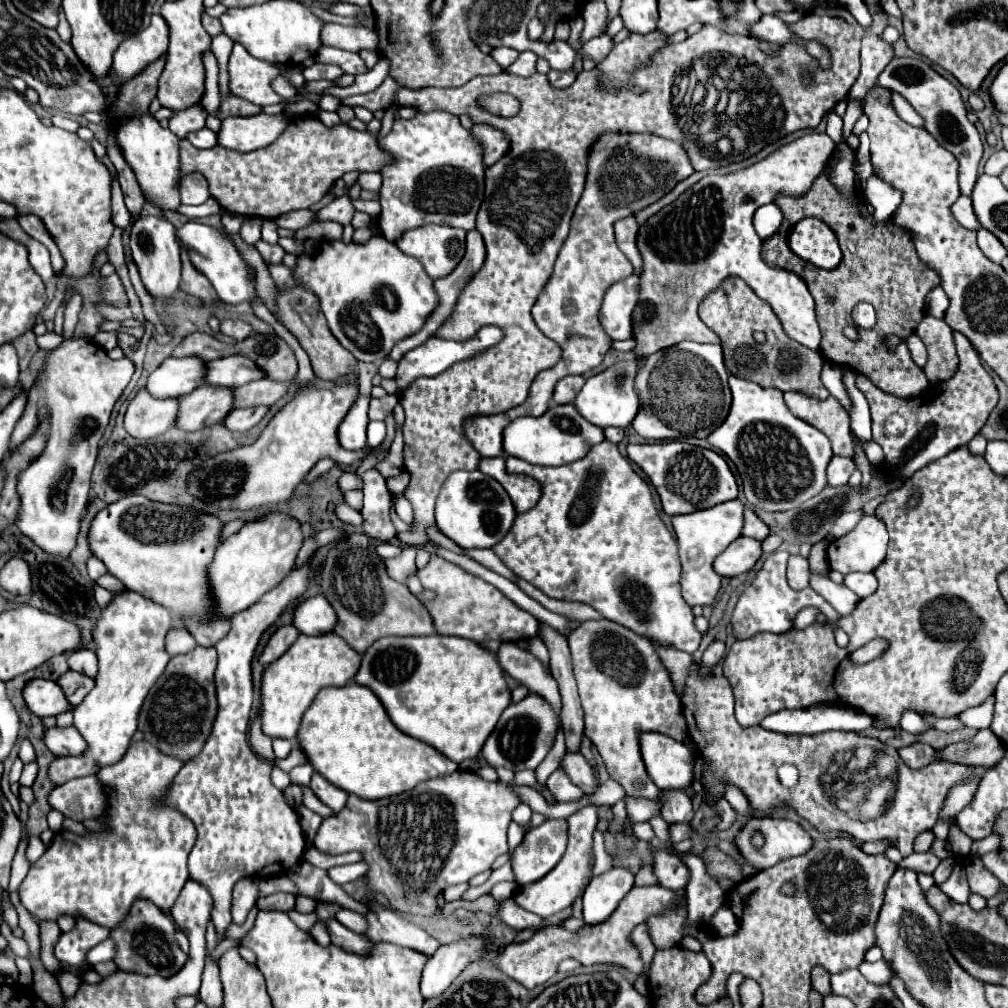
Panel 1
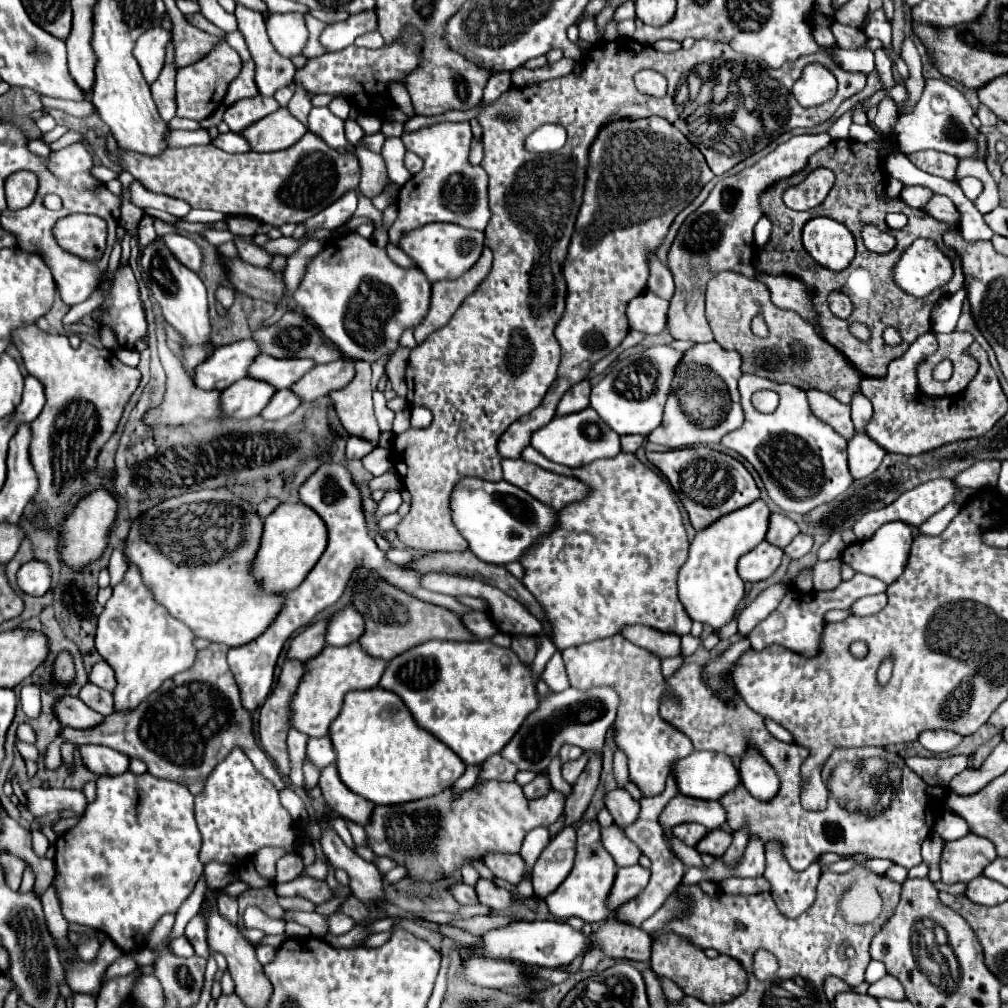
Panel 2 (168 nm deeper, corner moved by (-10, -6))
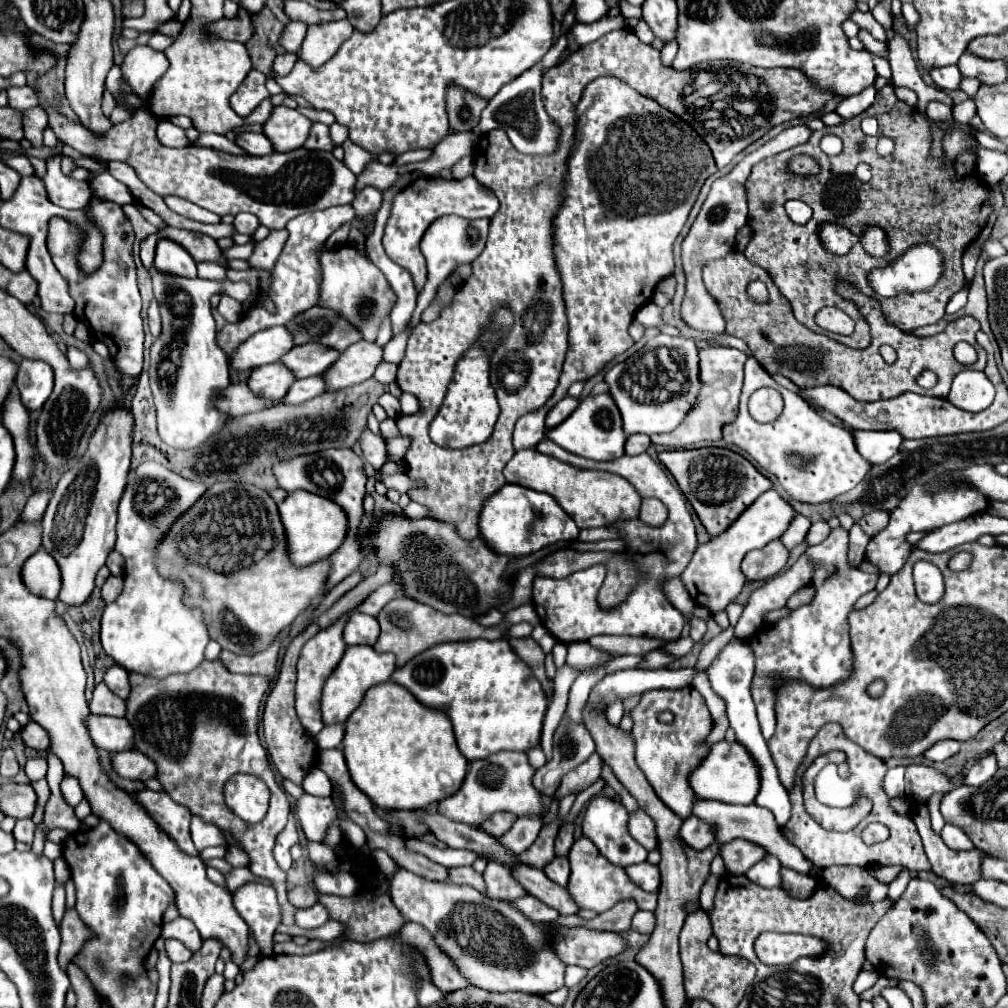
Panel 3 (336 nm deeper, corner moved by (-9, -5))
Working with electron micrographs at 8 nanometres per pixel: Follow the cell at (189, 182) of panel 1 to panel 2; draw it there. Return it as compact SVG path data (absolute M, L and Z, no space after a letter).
M192 210L190 216L185 216L183 219L186 222L222 222L226 220L226 216L212 210Z

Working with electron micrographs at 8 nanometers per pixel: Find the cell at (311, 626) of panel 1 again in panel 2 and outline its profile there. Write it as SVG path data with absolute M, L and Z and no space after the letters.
M354 608L338 610L328 624L326 642L330 646L346 646L360 640L364 632L364 618Z

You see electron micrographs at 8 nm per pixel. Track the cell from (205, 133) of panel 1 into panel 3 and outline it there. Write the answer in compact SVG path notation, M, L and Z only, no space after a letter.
M239 133L235 139L235 145L239 145L249 155L269 155L273 153L273 147L269 139L263 133Z

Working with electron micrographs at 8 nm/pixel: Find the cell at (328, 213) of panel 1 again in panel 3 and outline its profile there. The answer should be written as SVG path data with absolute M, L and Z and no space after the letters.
M249 242L245 245L233 245L229 249L223 250L223 256L227 259L244 259L247 260L254 248L254 242Z

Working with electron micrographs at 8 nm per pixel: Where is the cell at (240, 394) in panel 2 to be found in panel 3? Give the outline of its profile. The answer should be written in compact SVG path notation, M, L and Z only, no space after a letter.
M269 363L265 367L255 369L249 375L247 385L255 395L261 395L263 399L277 403L285 397L285 393L289 391L293 381L295 381L295 377L293 377L293 373L289 373L289 369L285 365Z

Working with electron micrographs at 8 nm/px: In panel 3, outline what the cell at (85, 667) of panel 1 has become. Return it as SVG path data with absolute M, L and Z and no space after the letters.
M113 665L105 671L103 675L103 683L121 699L125 699L125 695L129 695L129 679L127 679L127 671L119 665Z

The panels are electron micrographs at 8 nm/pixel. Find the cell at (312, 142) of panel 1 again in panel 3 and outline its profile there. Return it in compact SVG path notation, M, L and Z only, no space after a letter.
M145 107L137 109L127 121L113 125L103 135L96 135L79 123L67 121L55 109L47 109L47 113L49 127L55 135L85 157L98 157L103 163L123 161L131 165L139 179L157 195L177 195L217 215L237 215L247 211L257 215L261 225L269 229L283 229L287 221L297 215L333 205L345 205L355 199L353 189L357 177L345 167L343 161L335 159L331 151L309 151L299 147L287 153L251 157L197 145L171 149L159 143L155 135L157 119Z

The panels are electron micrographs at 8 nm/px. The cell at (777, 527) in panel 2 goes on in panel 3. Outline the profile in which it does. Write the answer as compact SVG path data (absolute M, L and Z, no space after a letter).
M795 515L793 521L791 521L791 525L789 525L789 529L781 535L781 543L783 543L787 549L797 547L799 543L803 543L809 527L811 527L811 521L809 521L807 517Z

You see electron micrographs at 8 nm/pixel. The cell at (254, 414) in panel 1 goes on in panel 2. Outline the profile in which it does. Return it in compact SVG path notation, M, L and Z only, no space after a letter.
M290 388L278 390L274 394L274 398L270 400L270 404L262 410L262 418L266 418L266 420L278 420L278 418L288 416L290 412L294 412L300 404L302 404L300 396L296 396Z

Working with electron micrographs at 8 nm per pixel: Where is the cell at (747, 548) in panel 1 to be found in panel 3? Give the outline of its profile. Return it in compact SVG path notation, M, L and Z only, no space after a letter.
M771 541L763 549L749 551L741 563L741 571L747 579L769 579L775 577L787 563L789 551L783 547L781 541Z

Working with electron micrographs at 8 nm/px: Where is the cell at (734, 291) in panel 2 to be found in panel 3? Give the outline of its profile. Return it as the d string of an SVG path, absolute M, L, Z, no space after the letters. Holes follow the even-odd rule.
M735 251L725 259L711 261L703 269L703 283L709 291L709 295L715 297L721 315L727 323L725 331L733 337L739 337L747 343L751 355L759 361L759 365L767 373L781 373L783 377L791 379L799 387L819 387L819 385L833 385L849 393L857 401L877 401L877 399L889 399L893 395L899 395L903 391L913 391L919 395L931 395L931 397L947 397L951 381L957 373L965 369L973 371L983 371L987 357L985 351L977 345L975 333L979 331L979 321L973 317L959 317L951 321L943 333L933 335L933 337L915 337L915 335L905 335L903 331L897 331L897 327L887 325L881 309L877 307L877 301L871 297L861 295L857 289L839 283L837 291L841 291L843 297L855 301L865 315L865 319L871 325L871 335L873 343L865 351L853 351L845 345L839 345L837 341L807 331L805 325L797 325L797 319L789 307L789 303L781 297L769 275L761 269L755 267L755 263L749 263L743 253ZM751 281L763 281L767 285L771 301L767 305L759 305L749 299L745 293L747 285ZM959 341L967 341L969 345L975 347L979 359L973 365L961 365L953 359L953 347ZM881 345L891 345L897 351L897 361L895 363L885 363L879 347ZM931 369L939 375L939 383L933 389L923 389L917 385L917 377L921 371Z

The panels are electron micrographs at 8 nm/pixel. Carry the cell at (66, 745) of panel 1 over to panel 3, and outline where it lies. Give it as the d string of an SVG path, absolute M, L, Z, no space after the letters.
M119 751L111 753L111 765L119 777L125 779L139 779L145 781L149 777L155 777L155 767L149 761L147 755L139 755L139 751Z

